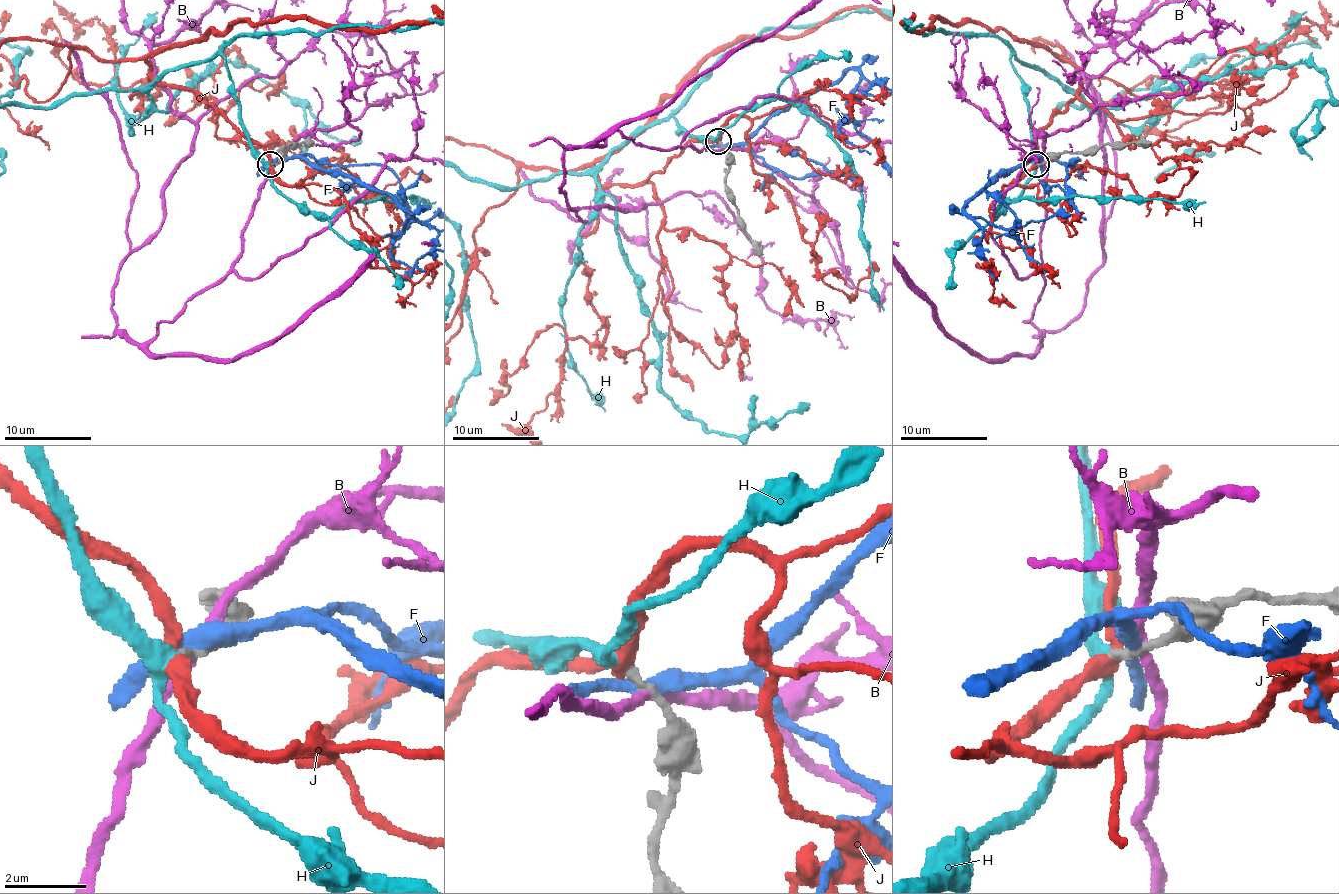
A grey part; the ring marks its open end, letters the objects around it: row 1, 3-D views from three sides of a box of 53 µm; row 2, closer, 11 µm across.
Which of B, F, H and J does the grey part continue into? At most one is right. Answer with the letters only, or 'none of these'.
H

